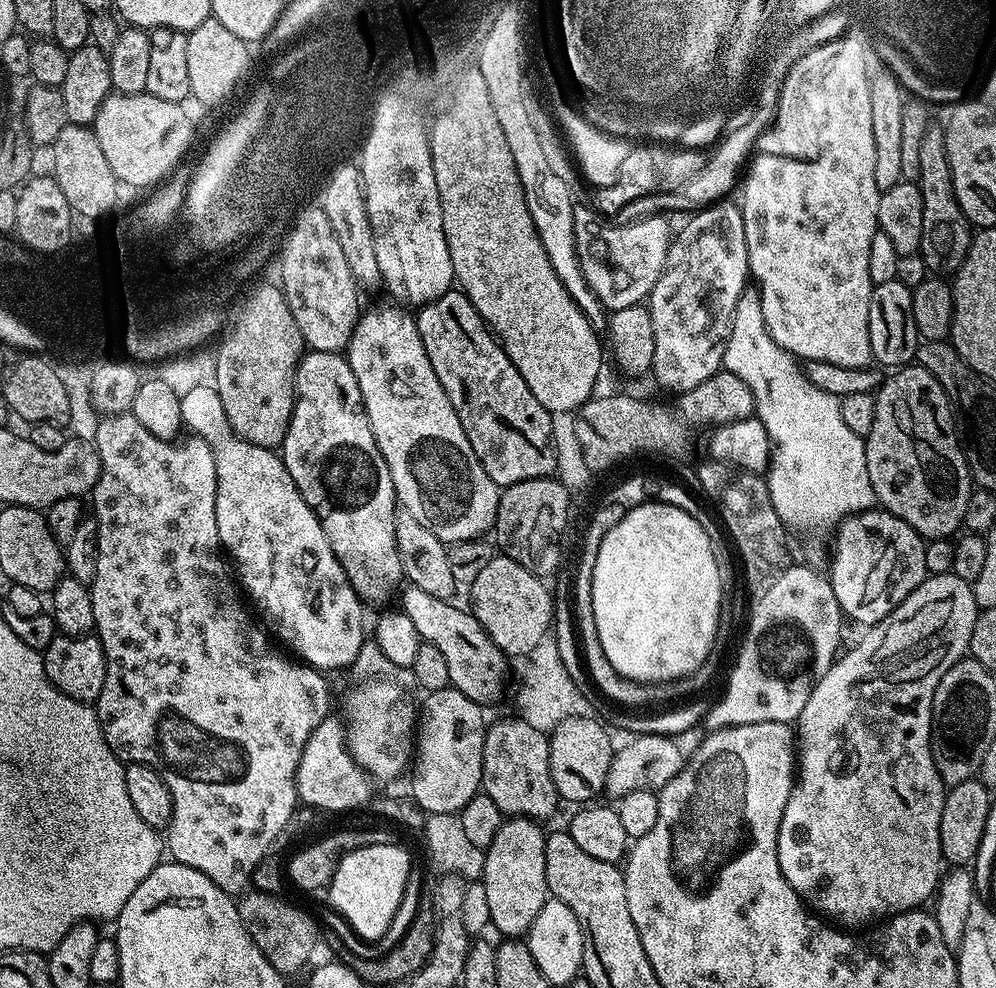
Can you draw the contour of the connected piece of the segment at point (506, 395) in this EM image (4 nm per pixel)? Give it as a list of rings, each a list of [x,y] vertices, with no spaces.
[[[452,290],[421,308],[424,309],[418,315],[418,327],[424,337],[430,366],[434,366],[434,374],[438,374],[438,382],[442,382],[442,390],[446,390],[446,398],[450,398],[450,406],[454,406],[454,414],[458,414],[462,430],[466,430],[466,438],[470,438],[470,446],[474,446],[474,454],[478,454],[486,474],[490,474],[490,478],[501,486],[551,477],[556,468],[556,444],[552,441],[553,413],[547,412],[542,402],[530,394],[530,386],[522,382],[522,374],[514,370],[500,341],[492,335],[476,307],[463,292]]]

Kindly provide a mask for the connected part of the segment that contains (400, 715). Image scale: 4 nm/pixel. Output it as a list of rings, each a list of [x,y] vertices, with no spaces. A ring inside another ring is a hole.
[[[372,680],[361,688],[356,688],[344,700],[344,712],[348,715],[346,724],[346,747],[357,767],[364,770],[373,781],[396,780],[409,767],[414,756],[414,733],[418,728],[418,704],[407,696],[405,685],[391,684],[388,680]]]

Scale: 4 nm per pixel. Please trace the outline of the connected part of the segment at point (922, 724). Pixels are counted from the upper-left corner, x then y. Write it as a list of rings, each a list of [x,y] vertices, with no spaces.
[[[952,571],[941,576],[929,575],[928,579],[922,581],[886,619],[871,625],[865,631],[868,633],[844,657],[841,655],[833,659],[832,665],[828,667],[824,677],[816,683],[802,710],[798,721],[798,727],[800,727],[800,732],[798,728],[798,775],[795,777],[790,798],[786,802],[786,810],[782,814],[780,837],[776,843],[780,869],[786,882],[790,882],[790,886],[800,895],[805,905],[811,906],[825,917],[833,916],[834,919],[841,920],[841,922],[836,921],[841,925],[849,924],[849,926],[844,925],[849,929],[856,930],[859,924],[872,926],[877,922],[887,921],[891,917],[901,916],[904,912],[911,912],[927,905],[924,903],[928,899],[928,903],[933,899],[942,879],[940,819],[946,785],[940,779],[932,757],[932,695],[938,682],[942,682],[942,674],[946,674],[946,670],[950,670],[950,666],[954,666],[959,660],[965,659],[968,652],[967,636],[974,634],[977,615],[978,609],[969,581],[958,578]]]

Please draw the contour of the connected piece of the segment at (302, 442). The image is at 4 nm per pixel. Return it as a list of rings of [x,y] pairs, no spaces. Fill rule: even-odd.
[[[305,351],[296,369],[296,386],[296,407],[292,410],[292,420],[282,445],[286,470],[302,498],[312,507],[312,513],[320,519],[332,552],[353,591],[361,601],[384,604],[395,594],[396,587],[398,592],[406,576],[404,561],[396,544],[398,501],[390,470],[374,442],[368,416],[364,413],[364,401],[360,399],[352,367],[343,355],[335,352]]]

